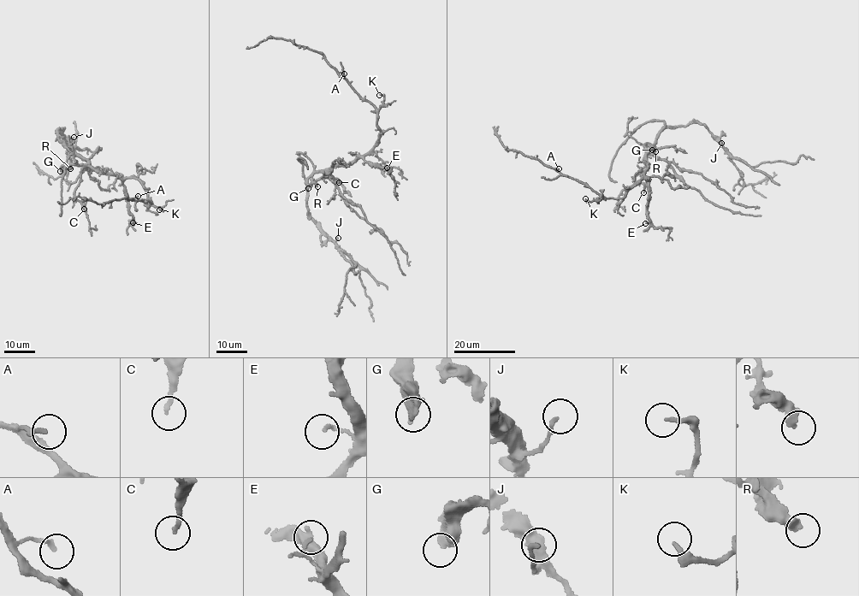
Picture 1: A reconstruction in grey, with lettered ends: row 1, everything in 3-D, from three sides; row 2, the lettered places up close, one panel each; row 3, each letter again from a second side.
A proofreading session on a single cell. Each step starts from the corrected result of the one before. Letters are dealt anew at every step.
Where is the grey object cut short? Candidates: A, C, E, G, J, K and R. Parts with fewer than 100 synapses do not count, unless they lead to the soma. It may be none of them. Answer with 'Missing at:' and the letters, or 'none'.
Missing at: G

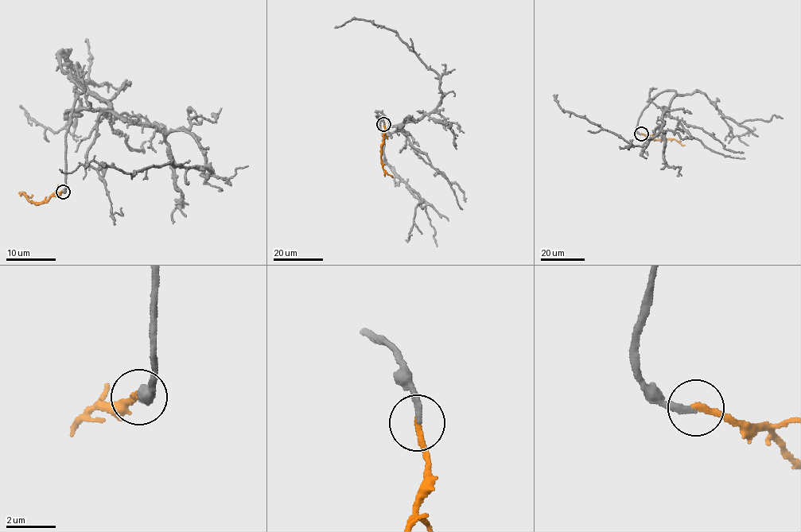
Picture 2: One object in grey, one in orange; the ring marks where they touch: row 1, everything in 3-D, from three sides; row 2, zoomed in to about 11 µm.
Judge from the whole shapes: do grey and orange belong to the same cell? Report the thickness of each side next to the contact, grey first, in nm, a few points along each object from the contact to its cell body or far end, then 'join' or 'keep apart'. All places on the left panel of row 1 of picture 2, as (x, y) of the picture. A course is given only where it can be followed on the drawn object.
220/220 nm | grey via (62, 191), (83, 91), (76, 64), (118, 115), (188, 132), (201, 174), (211, 172), (59, 168) | orange via (62, 191), (35, 203), (22, 191), (29, 197), (32, 194) | keep apart

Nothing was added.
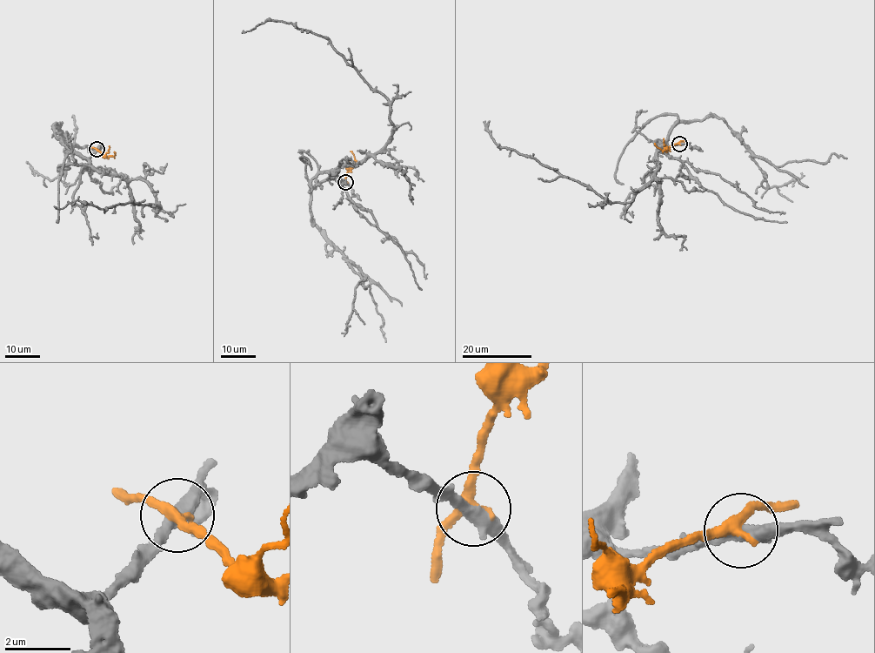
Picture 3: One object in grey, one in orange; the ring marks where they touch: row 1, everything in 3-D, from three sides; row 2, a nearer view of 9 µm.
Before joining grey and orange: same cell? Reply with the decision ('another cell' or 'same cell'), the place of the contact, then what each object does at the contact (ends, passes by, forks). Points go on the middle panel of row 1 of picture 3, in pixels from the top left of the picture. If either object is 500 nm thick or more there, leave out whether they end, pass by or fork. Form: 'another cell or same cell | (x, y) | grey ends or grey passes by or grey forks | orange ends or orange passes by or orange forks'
another cell | (345, 182) | grey passes by | orange passes by

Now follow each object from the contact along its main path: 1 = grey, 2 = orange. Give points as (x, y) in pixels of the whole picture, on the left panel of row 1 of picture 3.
1: (96, 149), (90, 164), (143, 180), (156, 212), (156, 205), (132, 201), (104, 210), (78, 199), (54, 205)
2: (96, 149), (111, 157), (114, 151)

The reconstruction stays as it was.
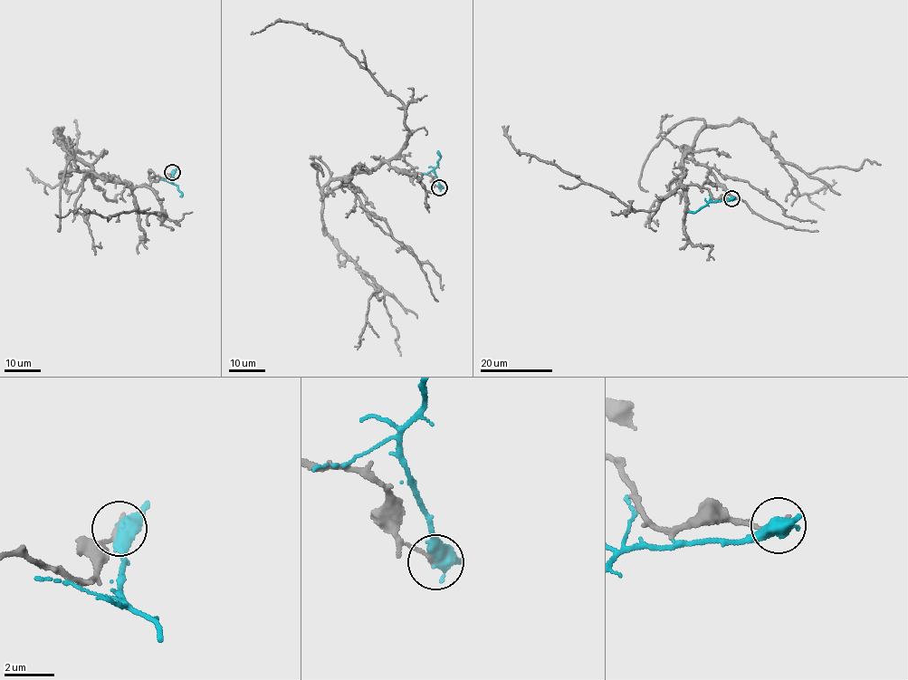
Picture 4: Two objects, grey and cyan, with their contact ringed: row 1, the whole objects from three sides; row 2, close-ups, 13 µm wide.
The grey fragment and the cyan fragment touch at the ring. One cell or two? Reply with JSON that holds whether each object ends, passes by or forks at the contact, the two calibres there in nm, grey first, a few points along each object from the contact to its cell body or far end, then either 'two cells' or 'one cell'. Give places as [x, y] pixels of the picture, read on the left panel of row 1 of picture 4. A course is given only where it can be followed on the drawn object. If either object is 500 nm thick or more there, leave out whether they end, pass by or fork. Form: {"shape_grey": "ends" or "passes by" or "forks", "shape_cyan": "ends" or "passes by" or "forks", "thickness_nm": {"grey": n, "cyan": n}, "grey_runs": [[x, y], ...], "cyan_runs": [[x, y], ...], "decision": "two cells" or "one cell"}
{"thickness_nm": {"grey": 180, "cyan": 550}, "grey_runs": [[172, 172], [140, 186], [103, 180], [54, 138], [61, 129], [80, 152], [74, 120]], "cyan_runs": [[172, 172], [172, 182], [181, 196]], "decision": "two cells"}

